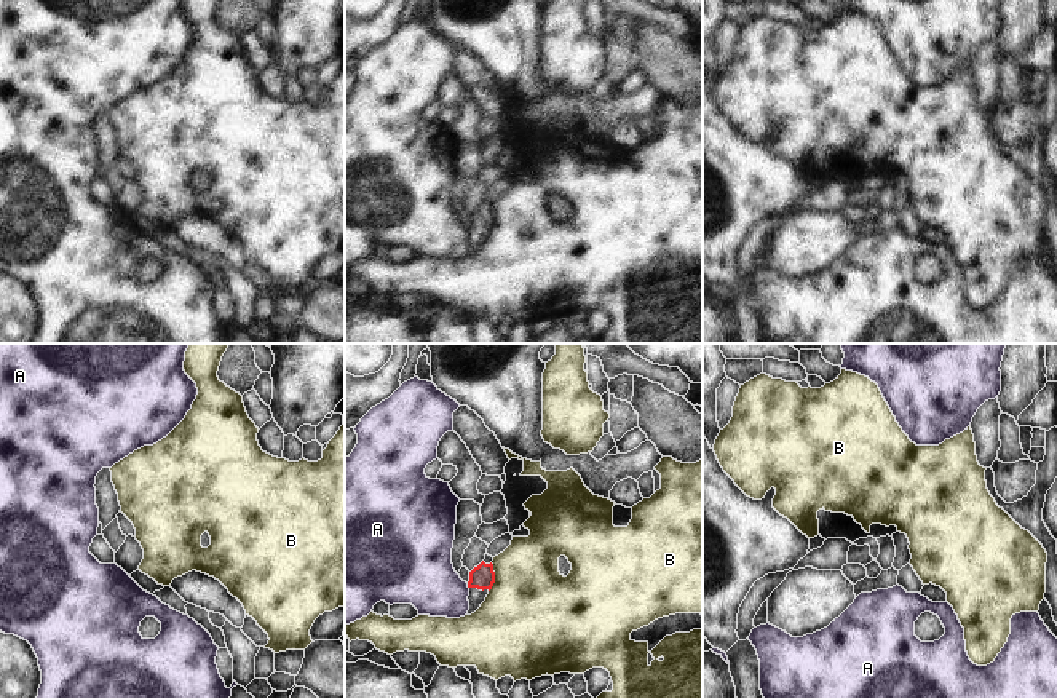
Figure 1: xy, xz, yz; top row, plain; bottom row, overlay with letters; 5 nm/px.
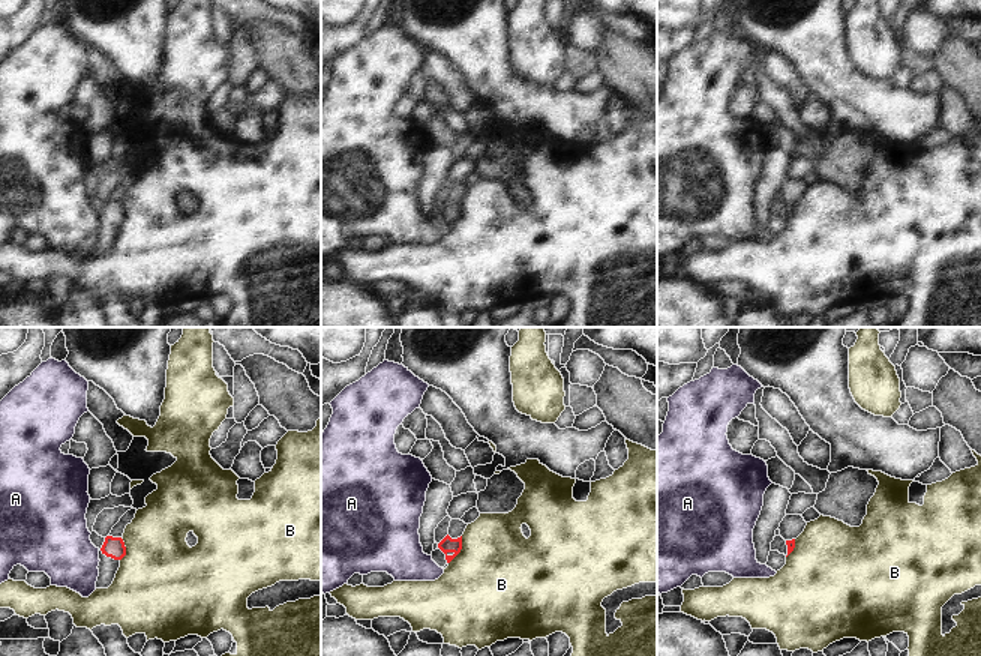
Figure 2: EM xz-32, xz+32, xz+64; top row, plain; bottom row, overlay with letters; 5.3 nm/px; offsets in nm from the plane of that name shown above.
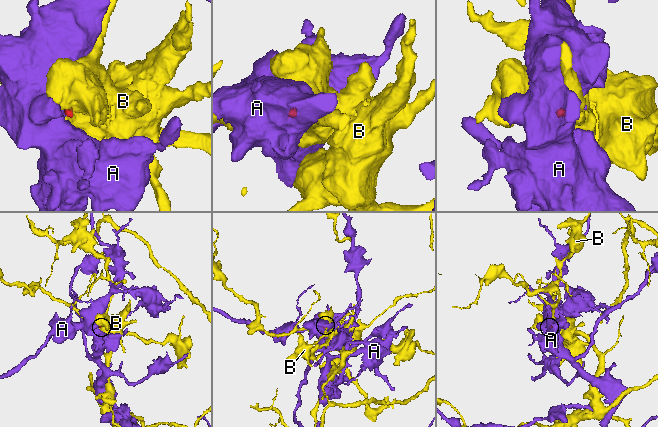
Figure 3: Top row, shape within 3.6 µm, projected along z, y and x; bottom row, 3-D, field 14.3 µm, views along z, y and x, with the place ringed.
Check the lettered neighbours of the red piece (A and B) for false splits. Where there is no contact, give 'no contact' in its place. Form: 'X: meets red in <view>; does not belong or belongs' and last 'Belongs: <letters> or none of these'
A: meets red in xz; does not belong
B: meets red in xz; does not belong
Belongs: none of these

